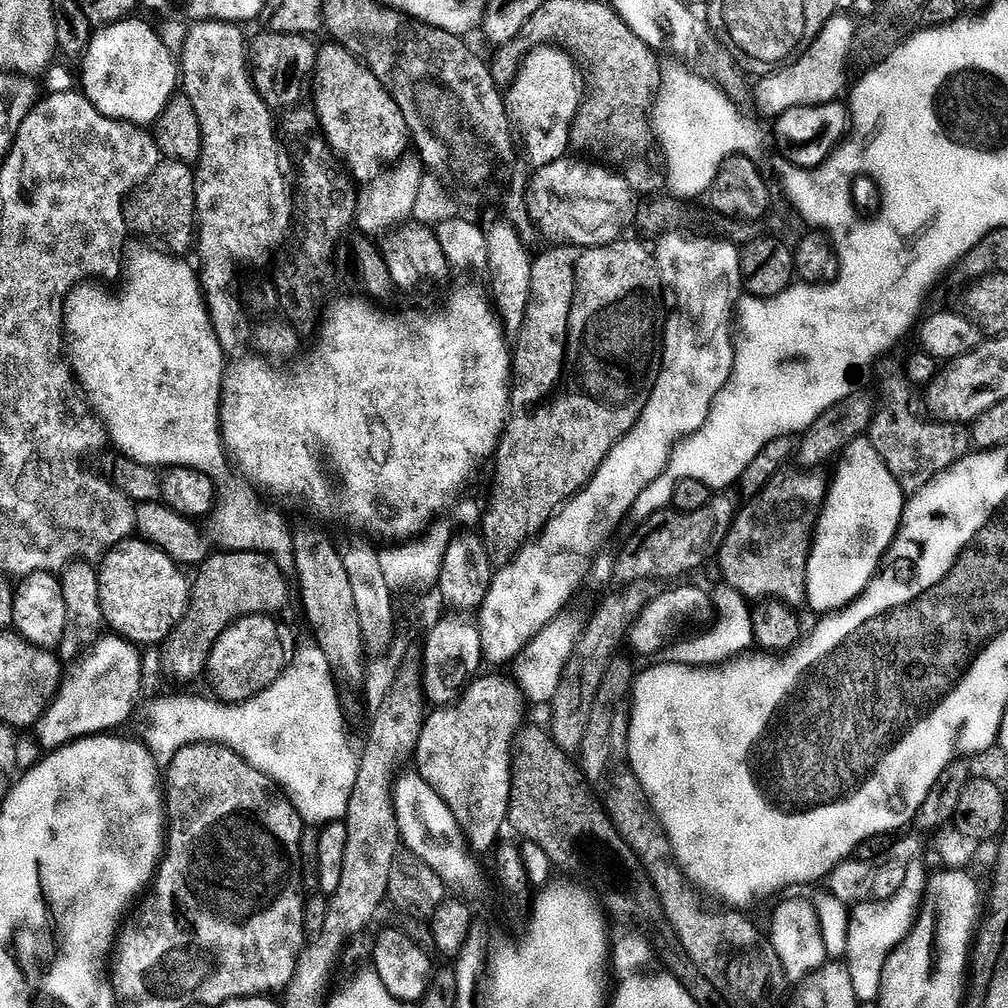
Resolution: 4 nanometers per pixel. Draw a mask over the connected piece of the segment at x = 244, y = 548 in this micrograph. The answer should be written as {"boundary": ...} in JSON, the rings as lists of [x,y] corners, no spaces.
{"boundary":[[[224,457],[222,462],[218,462],[215,467],[209,467],[206,474],[213,477],[217,489],[218,505],[203,521],[203,537],[211,544],[216,544],[218,549],[237,553],[237,552],[257,552],[260,555],[269,555],[273,557],[277,564],[286,570],[295,567],[295,552],[293,550],[293,531],[288,526],[285,518],[276,510],[272,510],[260,504],[255,490],[252,488],[253,483],[239,473],[234,474],[230,466],[231,459]]]}

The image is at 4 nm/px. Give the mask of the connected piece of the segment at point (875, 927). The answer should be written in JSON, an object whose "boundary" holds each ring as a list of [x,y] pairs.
{"boundary":[[[903,894],[897,899],[872,901],[853,907],[846,956],[853,976],[856,999],[861,1003],[875,1003],[880,998],[887,959],[909,937],[907,935],[912,928],[915,912],[915,904]]]}

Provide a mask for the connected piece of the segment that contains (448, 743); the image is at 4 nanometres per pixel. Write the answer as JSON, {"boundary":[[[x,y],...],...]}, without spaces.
{"boundary":[[[484,676],[481,680],[476,680],[472,685],[463,689],[464,697],[460,701],[457,699],[451,706],[445,707],[445,712],[436,712],[427,717],[424,725],[424,734],[422,737],[422,752],[428,755],[428,772],[426,771],[426,779],[428,784],[439,794],[441,798],[448,803],[448,807],[451,808],[454,815],[456,815],[456,822],[460,825],[461,829],[465,833],[468,832],[472,837],[470,838],[473,845],[478,842],[487,842],[489,838],[497,838],[498,832],[496,829],[492,829],[488,824],[504,824],[508,818],[508,805],[512,802],[512,761],[514,759],[514,745],[516,743],[516,736],[520,732],[521,728],[526,723],[526,717],[524,717],[524,706],[526,707],[526,699],[517,686],[511,679],[503,680],[500,676]]]}

